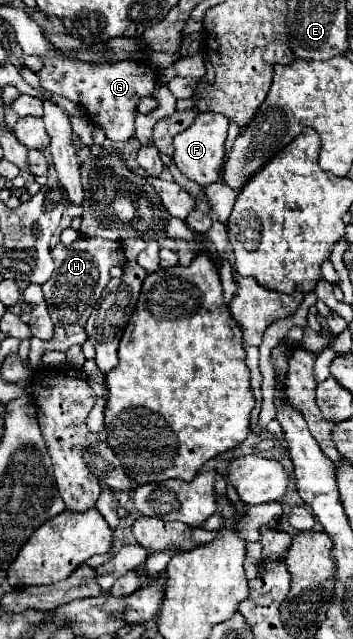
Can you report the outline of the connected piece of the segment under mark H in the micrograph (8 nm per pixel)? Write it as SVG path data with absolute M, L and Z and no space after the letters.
M77 238L71 246L63 246L61 242L51 248L51 256L55 260L55 272L53 276L43 284L43 294L45 302L49 306L51 320L55 324L55 334L49 340L41 340L31 336L31 352L29 352L29 362L33 366L39 366L41 354L47 350L59 350L65 352L73 344L83 344L87 340L85 334L85 322L101 298L107 282L111 280L109 270L113 266L123 266L125 264L125 254L123 246L113 240L105 238Z

